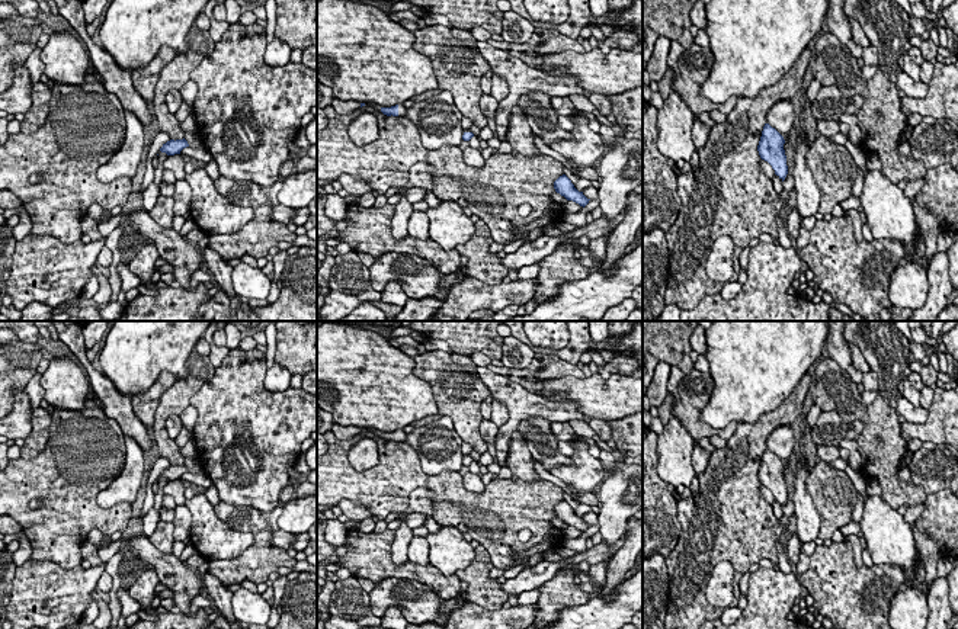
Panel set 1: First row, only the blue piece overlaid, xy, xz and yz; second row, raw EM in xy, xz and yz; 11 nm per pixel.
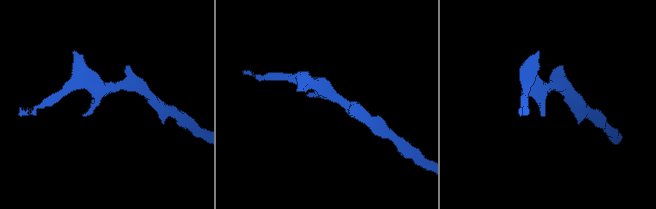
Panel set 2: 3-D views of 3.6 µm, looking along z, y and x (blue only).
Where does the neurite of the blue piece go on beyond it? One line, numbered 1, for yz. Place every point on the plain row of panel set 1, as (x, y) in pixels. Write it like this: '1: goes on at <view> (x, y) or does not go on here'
1: does not go on here

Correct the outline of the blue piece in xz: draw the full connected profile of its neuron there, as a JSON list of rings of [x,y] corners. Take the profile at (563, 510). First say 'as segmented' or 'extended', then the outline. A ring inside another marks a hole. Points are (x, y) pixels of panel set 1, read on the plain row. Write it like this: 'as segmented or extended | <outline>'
as segmented | [[[563,500],[560,501],[555,507],[554,507],[554,514],[557,519],[560,519],[561,522],[564,522],[567,526],[573,526],[576,529],[579,529],[580,532],[586,532],[589,529],[590,524],[587,524],[583,517],[579,517],[574,510],[571,508],[571,506]]]

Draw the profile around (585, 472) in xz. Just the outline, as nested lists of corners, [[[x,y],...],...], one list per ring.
[[[571,440],[574,453],[570,456],[570,465],[561,465],[550,469],[550,474],[560,478],[571,491],[577,494],[593,492],[606,478],[606,469],[597,458],[589,453],[589,445]]]

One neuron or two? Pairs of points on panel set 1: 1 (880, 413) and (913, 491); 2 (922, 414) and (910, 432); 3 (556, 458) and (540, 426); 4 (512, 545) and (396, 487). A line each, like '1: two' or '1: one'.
1: one
2: two
3: one
4: one

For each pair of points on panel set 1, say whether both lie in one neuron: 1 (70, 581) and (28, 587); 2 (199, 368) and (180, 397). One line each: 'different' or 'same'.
1: same
2: same

